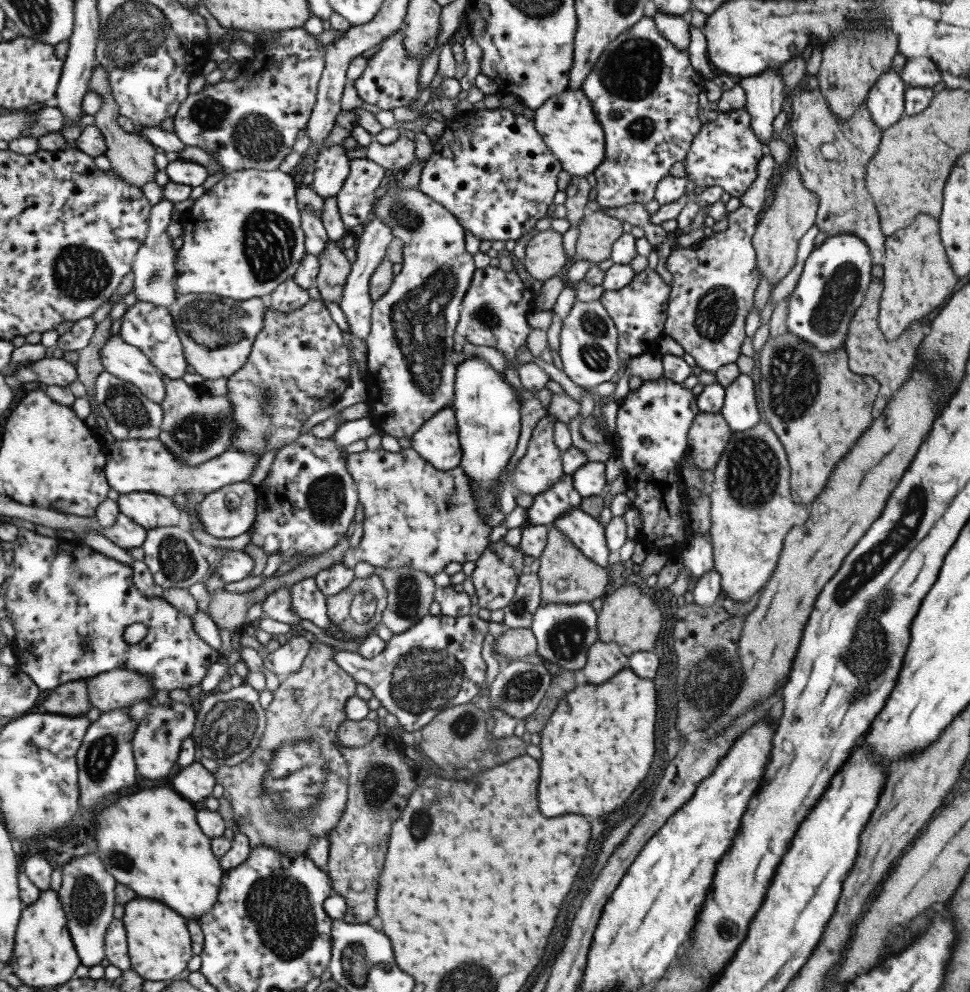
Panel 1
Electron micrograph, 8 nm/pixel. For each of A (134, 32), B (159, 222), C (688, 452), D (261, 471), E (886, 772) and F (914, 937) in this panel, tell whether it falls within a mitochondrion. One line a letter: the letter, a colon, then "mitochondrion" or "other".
A: mitochondrion
B: other
C: other
D: other
E: other
F: other

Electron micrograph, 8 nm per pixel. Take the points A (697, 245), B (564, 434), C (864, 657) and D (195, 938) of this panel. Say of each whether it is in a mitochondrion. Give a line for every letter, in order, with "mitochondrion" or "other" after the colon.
A: other
B: other
C: mitochondrion
D: other

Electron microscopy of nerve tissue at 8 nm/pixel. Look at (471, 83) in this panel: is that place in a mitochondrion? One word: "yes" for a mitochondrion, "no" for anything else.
no

